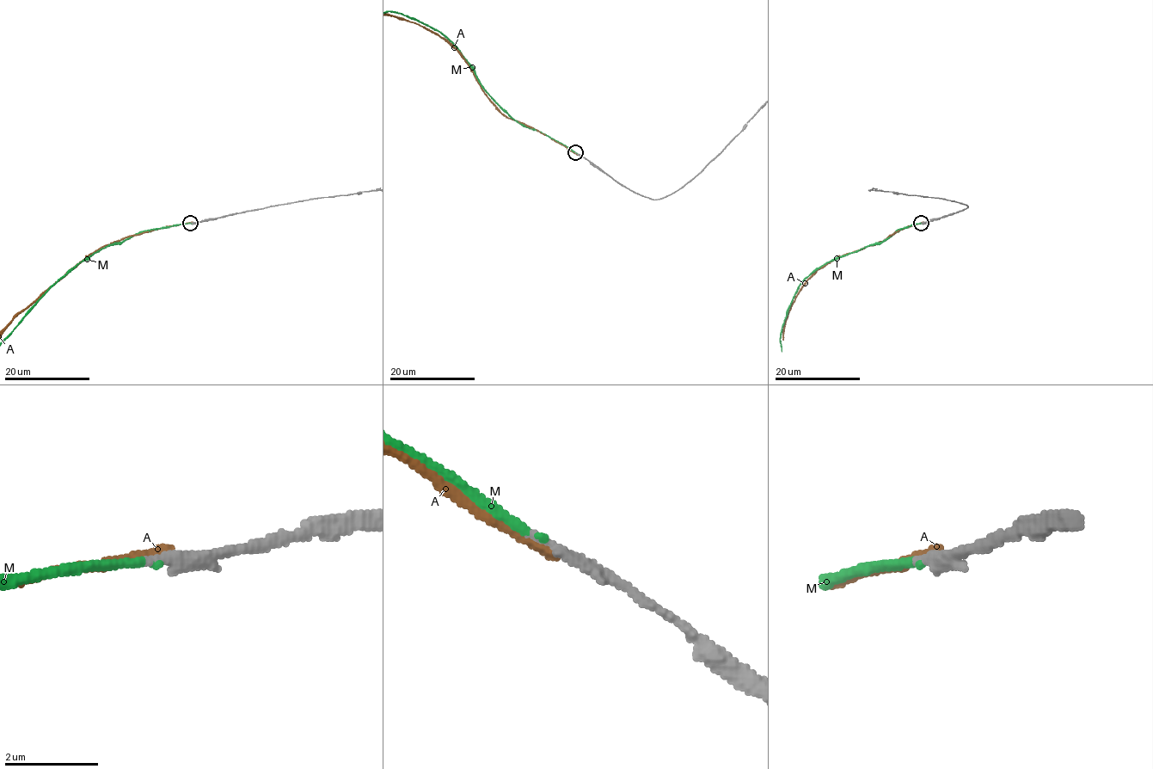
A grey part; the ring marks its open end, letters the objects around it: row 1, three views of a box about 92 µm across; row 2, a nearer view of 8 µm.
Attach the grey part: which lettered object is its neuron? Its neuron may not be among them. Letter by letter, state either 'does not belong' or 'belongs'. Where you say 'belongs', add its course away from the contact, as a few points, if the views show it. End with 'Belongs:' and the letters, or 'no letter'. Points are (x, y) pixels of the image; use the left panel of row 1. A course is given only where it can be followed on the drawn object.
A: does not belong
M: belongs
Belongs: M

